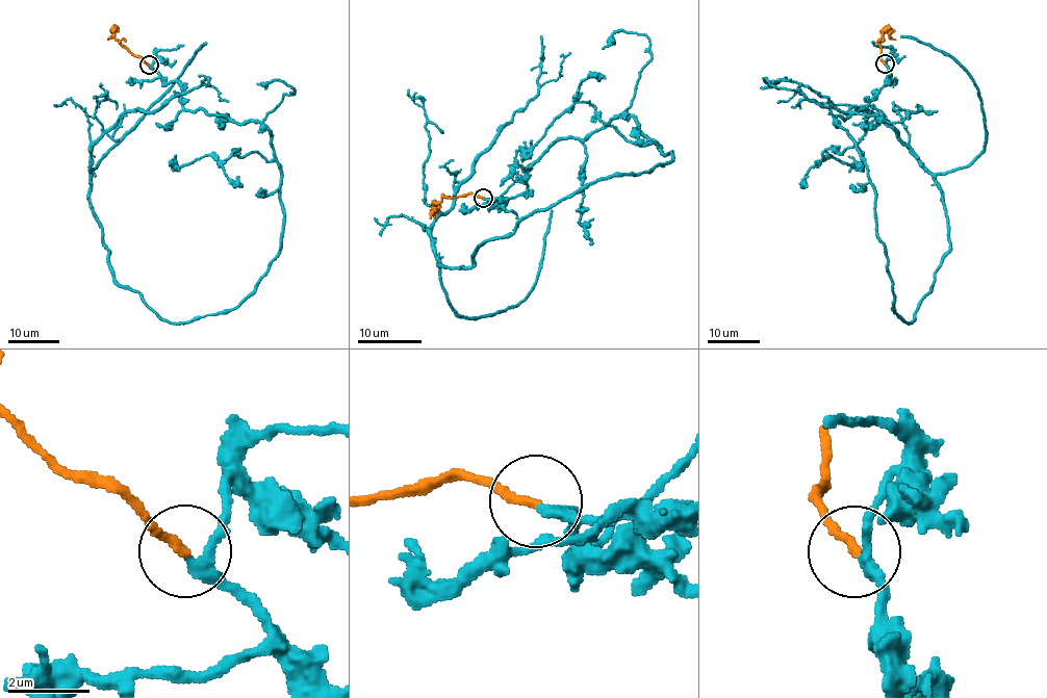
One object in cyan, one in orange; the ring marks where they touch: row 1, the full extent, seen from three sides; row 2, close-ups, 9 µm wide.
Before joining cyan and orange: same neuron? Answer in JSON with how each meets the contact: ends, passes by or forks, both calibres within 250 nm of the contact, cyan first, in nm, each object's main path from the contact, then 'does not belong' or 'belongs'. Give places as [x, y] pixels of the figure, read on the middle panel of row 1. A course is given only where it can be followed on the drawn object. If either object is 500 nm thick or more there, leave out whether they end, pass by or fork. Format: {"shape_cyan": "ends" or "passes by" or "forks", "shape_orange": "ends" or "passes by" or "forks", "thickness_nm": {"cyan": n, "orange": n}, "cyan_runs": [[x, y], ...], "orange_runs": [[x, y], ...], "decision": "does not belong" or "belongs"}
{"shape_cyan": "passes by", "shape_orange": "ends", "thickness_nm": {"cyan": 240, "orange": 220}, "cyan_runs": [[483, 199], [621, 115], [671, 161], [439, 266], [430, 226], [569, 53]], "orange_runs": [[483, 197], [464, 195], [444, 197], [435, 202], [429, 217]], "decision": "belongs"}

